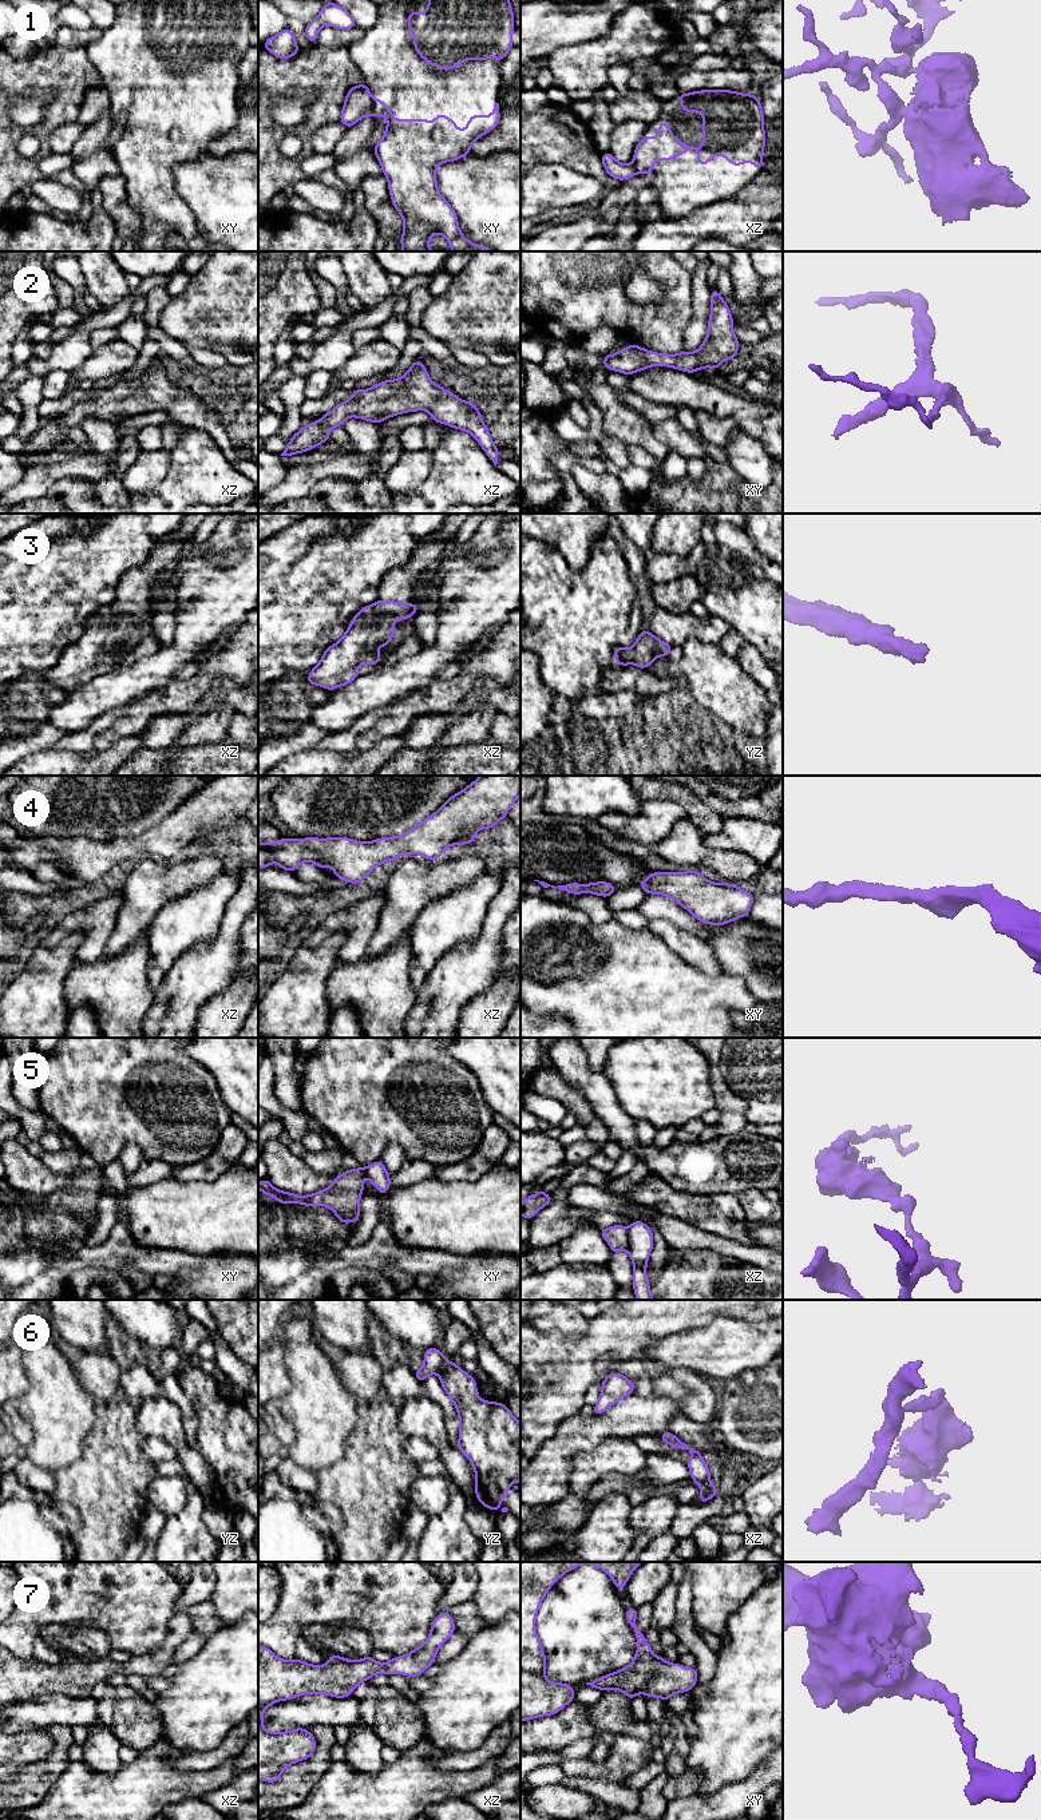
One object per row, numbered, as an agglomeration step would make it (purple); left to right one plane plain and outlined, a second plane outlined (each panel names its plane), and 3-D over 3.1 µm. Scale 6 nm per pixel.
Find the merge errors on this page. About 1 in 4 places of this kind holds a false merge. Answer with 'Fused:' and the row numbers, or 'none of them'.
Fused: 1, 5, 6

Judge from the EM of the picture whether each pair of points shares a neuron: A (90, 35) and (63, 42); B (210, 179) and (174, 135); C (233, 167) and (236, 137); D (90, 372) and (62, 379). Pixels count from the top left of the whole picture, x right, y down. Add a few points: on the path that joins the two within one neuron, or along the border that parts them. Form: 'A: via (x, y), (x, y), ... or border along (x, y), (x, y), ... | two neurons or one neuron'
A: via (83, 36), (70, 40) | one neuron
B: border along (208, 151), (174, 167), (175, 186) | two neurons
C: border along (244, 150), (226, 155), (212, 155), (209, 153) | two neurons
D: border along (70, 372), (72, 381) | two neurons

